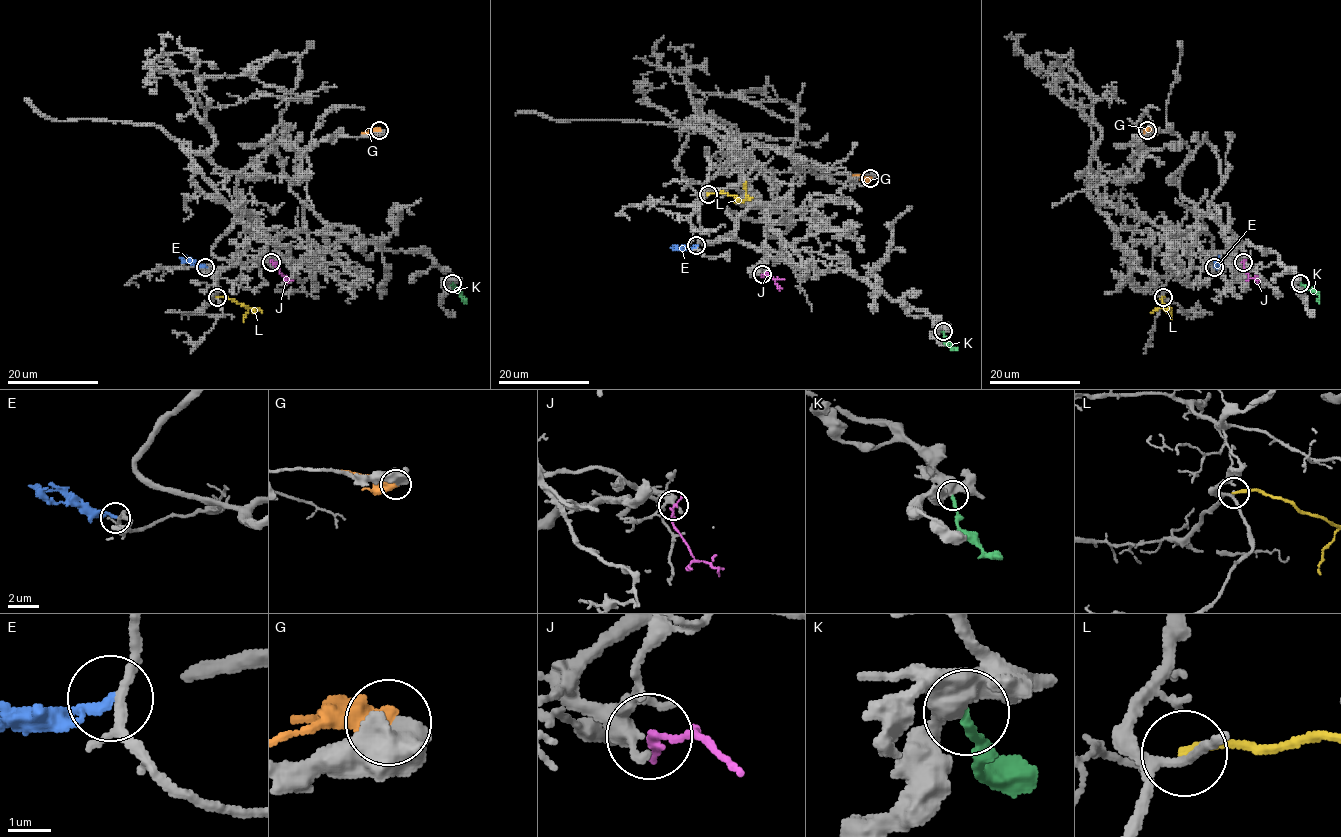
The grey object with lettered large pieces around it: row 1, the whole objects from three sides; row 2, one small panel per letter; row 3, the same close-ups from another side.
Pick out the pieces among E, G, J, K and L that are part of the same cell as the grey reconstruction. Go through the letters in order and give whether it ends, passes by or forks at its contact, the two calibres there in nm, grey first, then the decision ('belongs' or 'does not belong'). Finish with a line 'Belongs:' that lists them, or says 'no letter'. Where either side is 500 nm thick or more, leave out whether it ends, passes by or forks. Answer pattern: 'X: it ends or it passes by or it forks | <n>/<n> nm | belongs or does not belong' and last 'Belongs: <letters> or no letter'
E: it ends | 180/220 nm | does not belong
G: 420/550 nm | does not belong
J: it ends | 260/180 nm | belongs
K: it ends | 400/190 nm | does not belong
L: it ends | 160/190 nm | does not belong
Belongs: J

